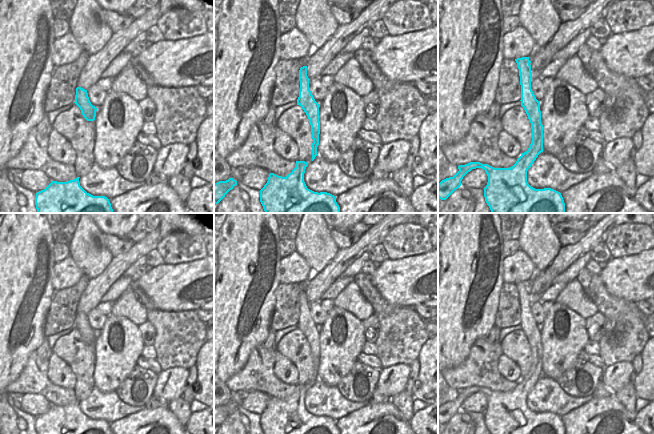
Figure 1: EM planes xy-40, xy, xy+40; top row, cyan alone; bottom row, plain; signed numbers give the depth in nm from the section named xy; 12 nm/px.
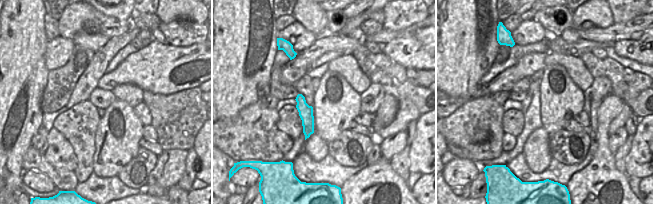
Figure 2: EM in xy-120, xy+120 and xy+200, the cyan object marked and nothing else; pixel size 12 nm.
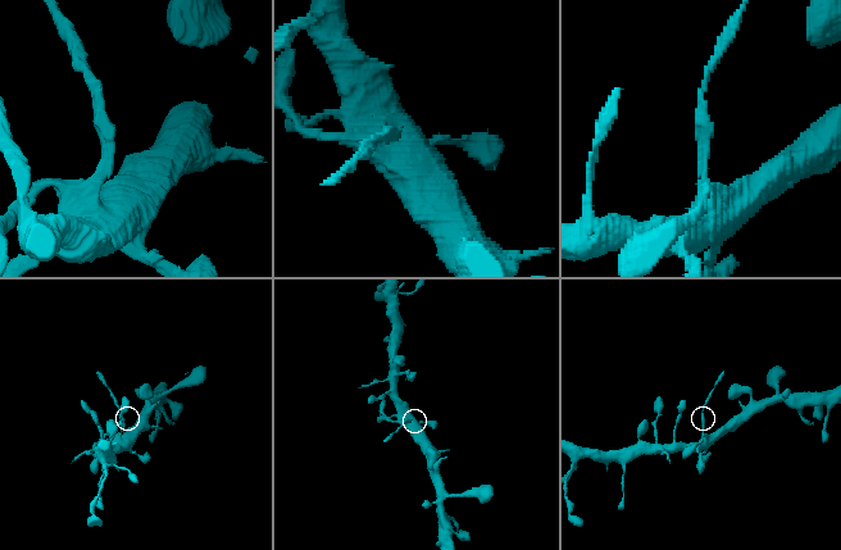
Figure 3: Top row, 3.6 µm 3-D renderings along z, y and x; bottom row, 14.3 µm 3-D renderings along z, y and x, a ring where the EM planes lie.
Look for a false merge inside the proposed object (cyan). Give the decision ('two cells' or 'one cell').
two cells

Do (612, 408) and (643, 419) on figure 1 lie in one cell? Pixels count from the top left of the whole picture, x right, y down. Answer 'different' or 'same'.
different

